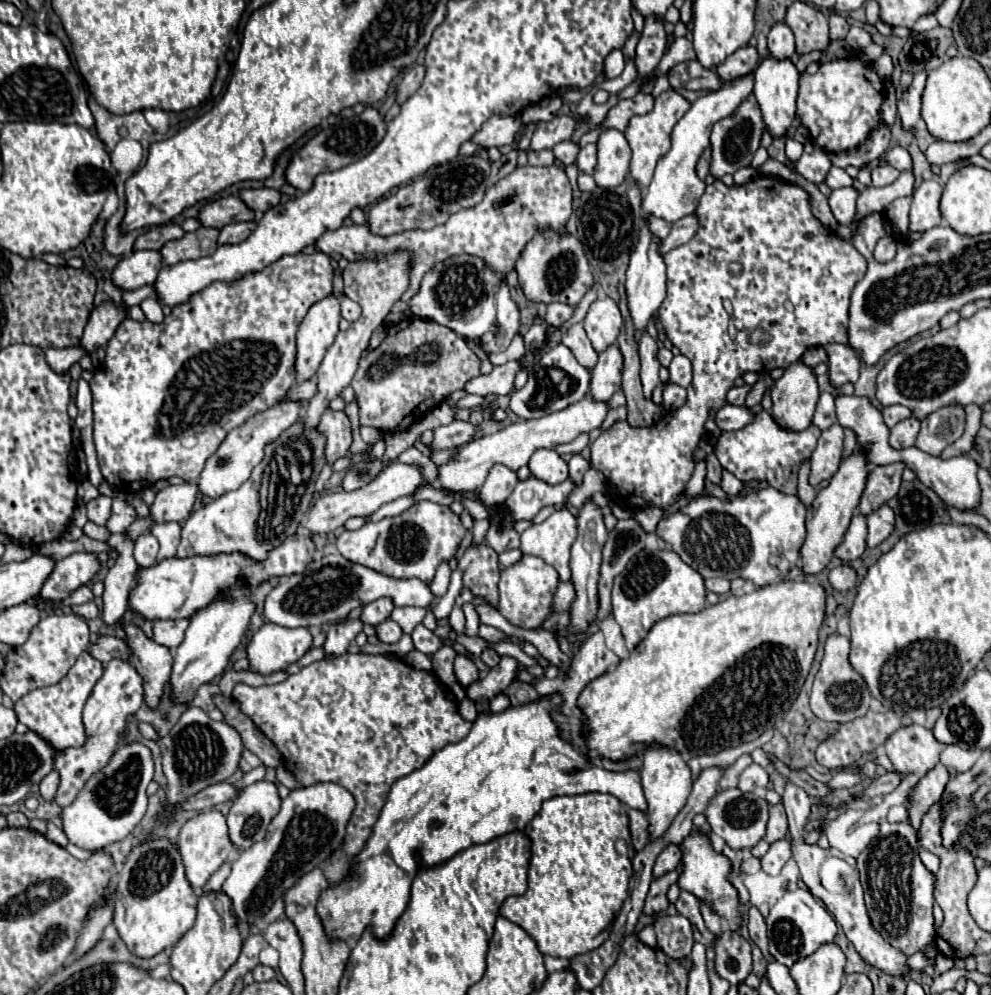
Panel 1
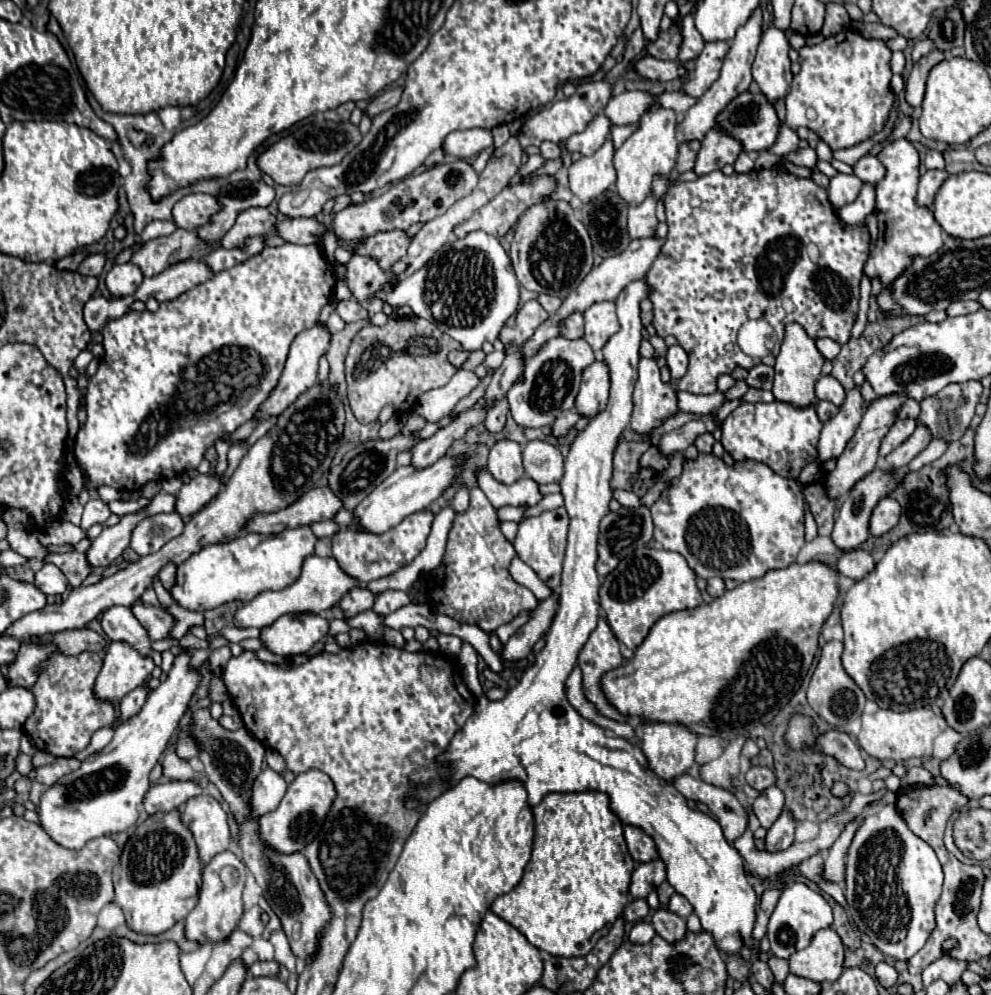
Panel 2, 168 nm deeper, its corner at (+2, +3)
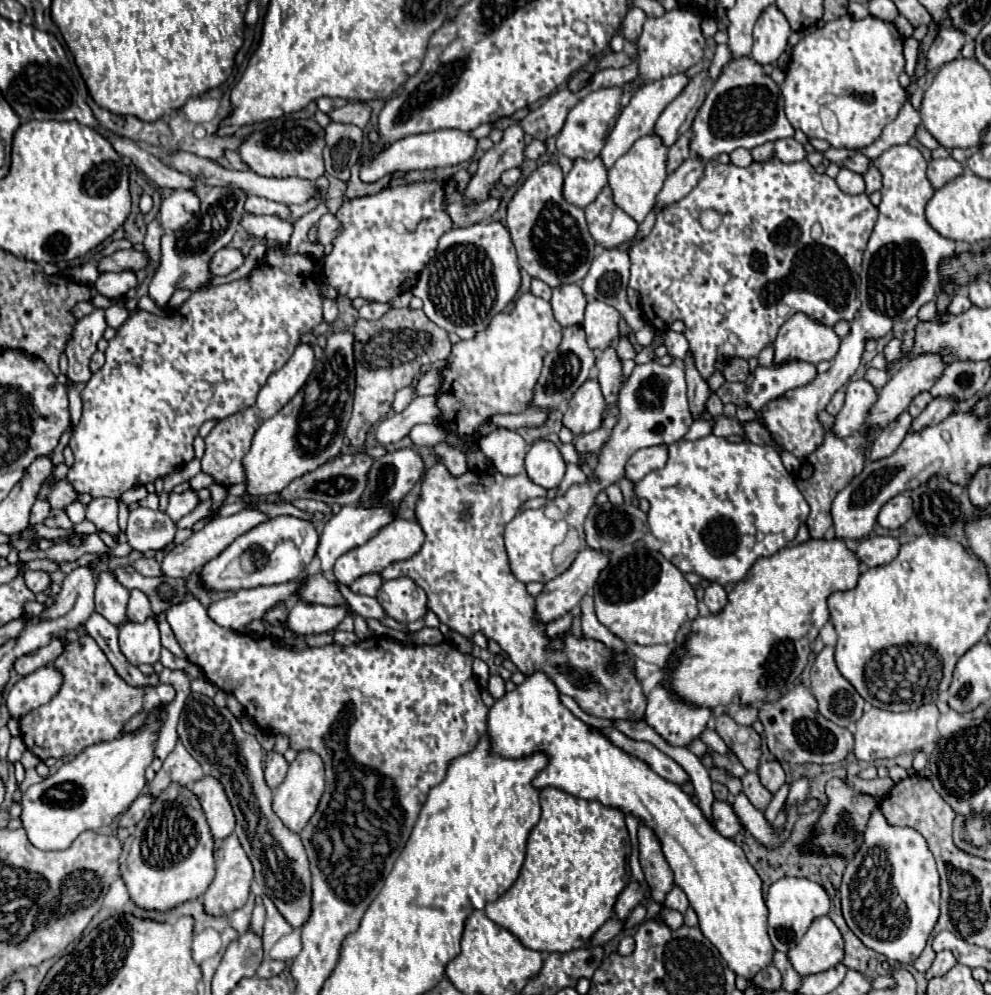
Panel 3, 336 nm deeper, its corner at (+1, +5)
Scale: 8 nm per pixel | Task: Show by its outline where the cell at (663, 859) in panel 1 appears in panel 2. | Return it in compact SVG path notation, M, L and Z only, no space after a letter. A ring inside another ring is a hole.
M652 859L648 863L640 863L636 871L632 873L630 883L630 895L634 899L646 897L650 891L654 891L662 881L666 879L666 863L662 859Z

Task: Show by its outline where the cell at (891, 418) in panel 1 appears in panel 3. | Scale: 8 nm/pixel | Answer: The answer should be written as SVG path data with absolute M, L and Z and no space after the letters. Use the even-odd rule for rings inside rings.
M929 391L919 393L919 395L911 401L911 405L909 405L909 413L911 413L911 417L917 417L917 415L927 407L927 403L929 403L931 399L933 399L933 397L931 397L931 393L929 393Z

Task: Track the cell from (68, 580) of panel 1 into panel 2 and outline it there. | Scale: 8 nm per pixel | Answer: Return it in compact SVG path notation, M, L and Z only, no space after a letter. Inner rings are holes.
M46 563L38 573L34 585L44 593L44 595L64 595L68 589L68 579L66 575L52 563Z

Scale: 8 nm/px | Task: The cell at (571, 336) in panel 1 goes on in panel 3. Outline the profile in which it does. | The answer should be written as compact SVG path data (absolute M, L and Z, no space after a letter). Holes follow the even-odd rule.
M571 283L571 285L559 285L553 289L553 299L551 299L551 307L553 307L553 315L555 319L567 327L567 325L577 325L583 323L583 313L585 313L585 305L587 305L587 297L583 295L581 287Z

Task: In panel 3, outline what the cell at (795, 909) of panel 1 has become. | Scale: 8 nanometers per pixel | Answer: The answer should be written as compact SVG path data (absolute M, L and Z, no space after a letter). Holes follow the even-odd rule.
M785 877L775 881L769 887L767 899L767 917L769 917L769 937L775 945L777 951L787 953L791 949L793 943L797 943L809 929L811 921L815 917L827 915L829 913L829 897L825 893L825 889L819 883L813 883L809 879L799 879L799 877Z

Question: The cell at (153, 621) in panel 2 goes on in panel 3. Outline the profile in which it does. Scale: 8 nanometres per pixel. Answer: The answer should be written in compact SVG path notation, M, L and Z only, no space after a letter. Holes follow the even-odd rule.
M137 589L131 591L131 599L127 605L127 621L145 621L147 617L153 617L149 599L145 593L139 593Z

